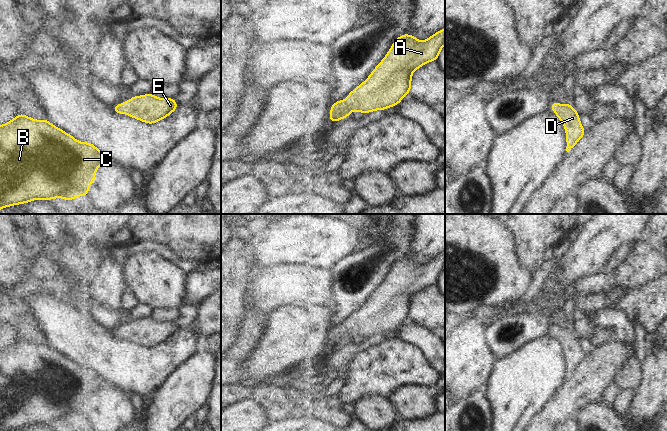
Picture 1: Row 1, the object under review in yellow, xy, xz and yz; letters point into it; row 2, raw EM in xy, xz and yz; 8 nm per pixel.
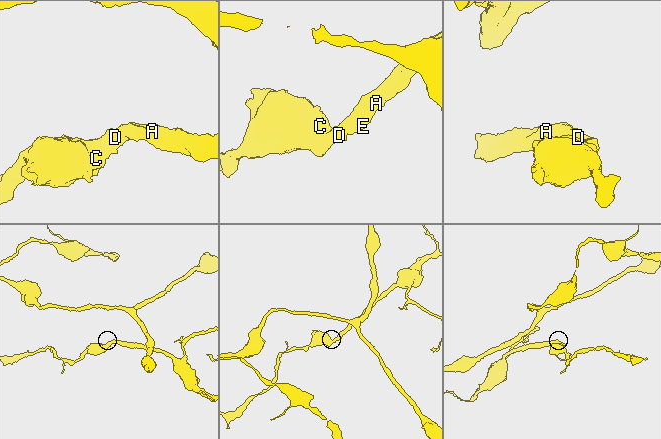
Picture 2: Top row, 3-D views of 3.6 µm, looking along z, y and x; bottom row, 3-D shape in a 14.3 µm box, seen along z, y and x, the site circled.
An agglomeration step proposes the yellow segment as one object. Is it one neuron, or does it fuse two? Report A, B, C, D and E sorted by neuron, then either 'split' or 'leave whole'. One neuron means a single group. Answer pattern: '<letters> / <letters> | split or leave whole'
A B C D E | leave whole

